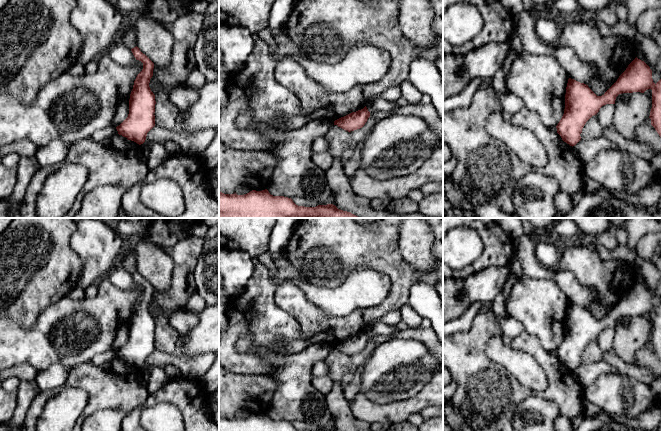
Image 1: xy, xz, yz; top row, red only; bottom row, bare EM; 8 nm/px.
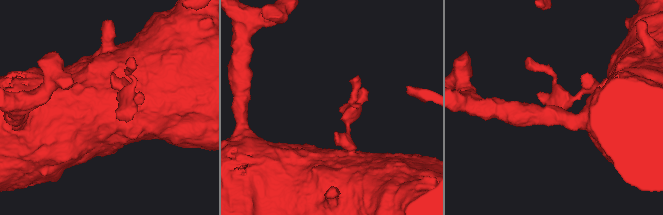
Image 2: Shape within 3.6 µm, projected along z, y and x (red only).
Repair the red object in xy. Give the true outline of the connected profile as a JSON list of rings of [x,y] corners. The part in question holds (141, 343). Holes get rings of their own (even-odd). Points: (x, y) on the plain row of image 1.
[[[136,270],[131,273],[136,284],[143,287],[142,295],[137,299],[129,323],[128,341],[116,351],[118,358],[141,369],[145,366],[147,357],[155,350],[155,319],[149,311],[153,300],[154,287]]]

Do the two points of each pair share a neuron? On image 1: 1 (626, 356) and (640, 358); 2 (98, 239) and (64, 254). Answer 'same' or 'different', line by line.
1: different
2: different

